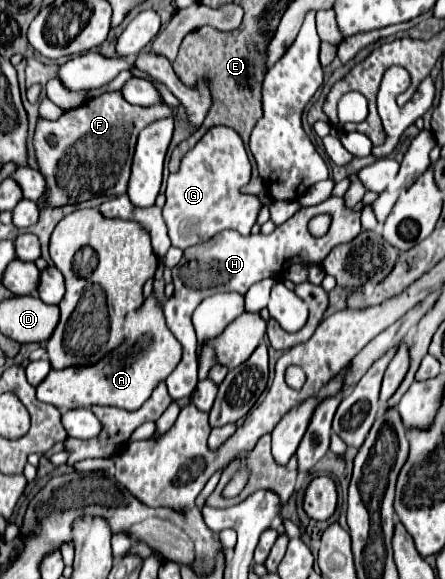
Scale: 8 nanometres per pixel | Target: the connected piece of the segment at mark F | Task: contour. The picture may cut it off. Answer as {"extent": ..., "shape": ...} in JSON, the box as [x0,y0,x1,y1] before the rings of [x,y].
{"extent":[35,91,175,207],"shape":[[[109,91],[87,103],[65,111],[57,121],[39,119],[35,127],[35,153],[41,173],[47,181],[47,193],[39,207],[67,205],[93,199],[97,195],[117,197],[127,193],[131,175],[131,161],[135,153],[135,139],[141,129],[163,117],[175,117],[165,103],[155,107],[139,107],[125,101],[123,93]]]}

